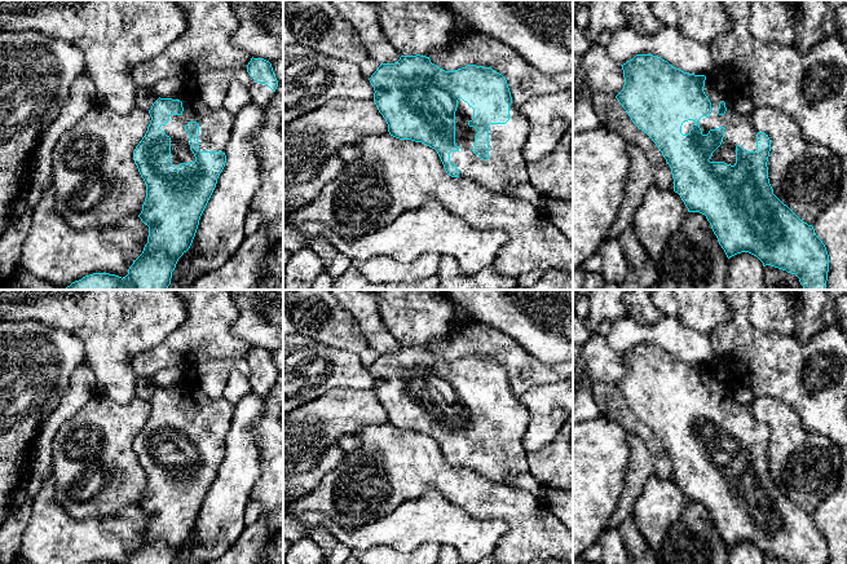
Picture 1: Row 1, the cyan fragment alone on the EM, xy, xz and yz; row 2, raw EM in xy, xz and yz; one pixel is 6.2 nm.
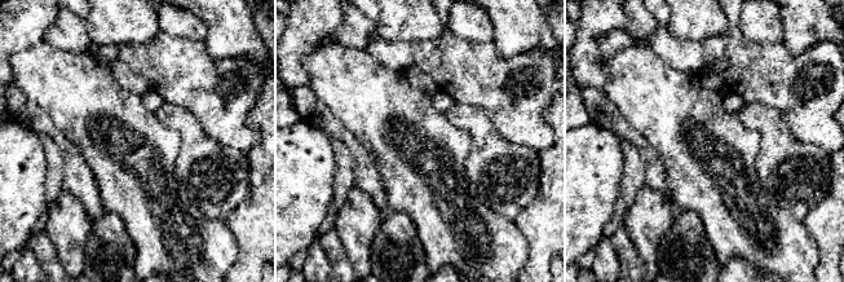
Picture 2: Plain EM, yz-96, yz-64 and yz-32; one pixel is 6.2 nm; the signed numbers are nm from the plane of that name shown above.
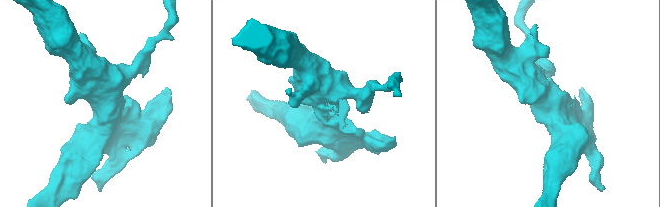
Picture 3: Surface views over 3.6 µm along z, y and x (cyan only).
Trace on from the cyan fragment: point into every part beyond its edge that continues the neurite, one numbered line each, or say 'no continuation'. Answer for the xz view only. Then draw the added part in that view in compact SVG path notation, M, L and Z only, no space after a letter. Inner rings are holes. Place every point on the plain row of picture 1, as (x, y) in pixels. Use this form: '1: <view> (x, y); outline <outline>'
1: xz (506, 458); outline M462 388L458 389L455 401L455 435L460 439L450 442L450 451L455 454L459 461L459 467L471 470L484 479L497 484L506 484L512 486L512 480L522 473L529 472L526 462L526 450L522 445L522 437L529 426L529 413L515 393L509 395L509 410L506 414L489 415L489 449L484 450L472 441L475 426L477 420L468 415L473 409L473 398L468 396Z

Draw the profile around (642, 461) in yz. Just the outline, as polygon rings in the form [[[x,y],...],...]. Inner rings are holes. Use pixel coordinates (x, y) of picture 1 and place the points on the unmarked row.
[[[628,435],[630,464],[626,473],[625,488],[616,512],[609,517],[606,528],[618,528],[631,517],[635,502],[644,490],[645,483],[654,475],[654,455],[645,442],[636,435]]]

